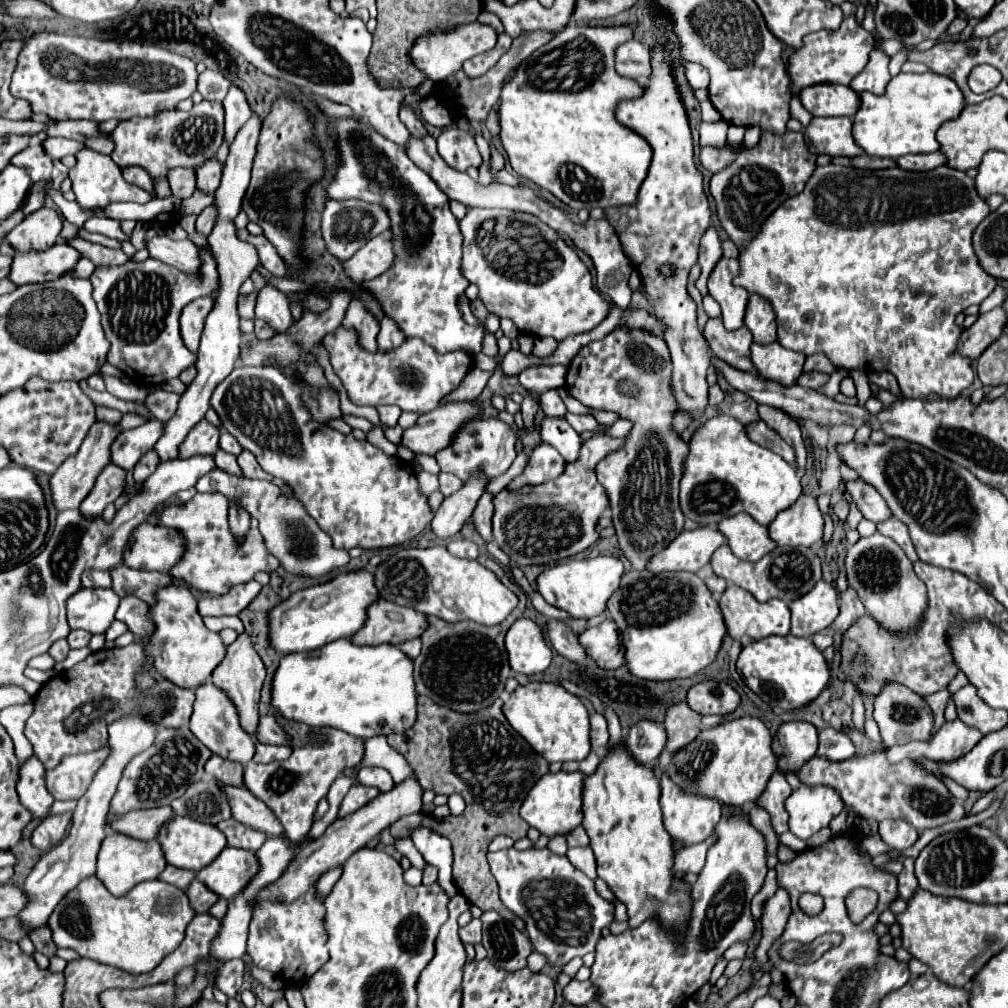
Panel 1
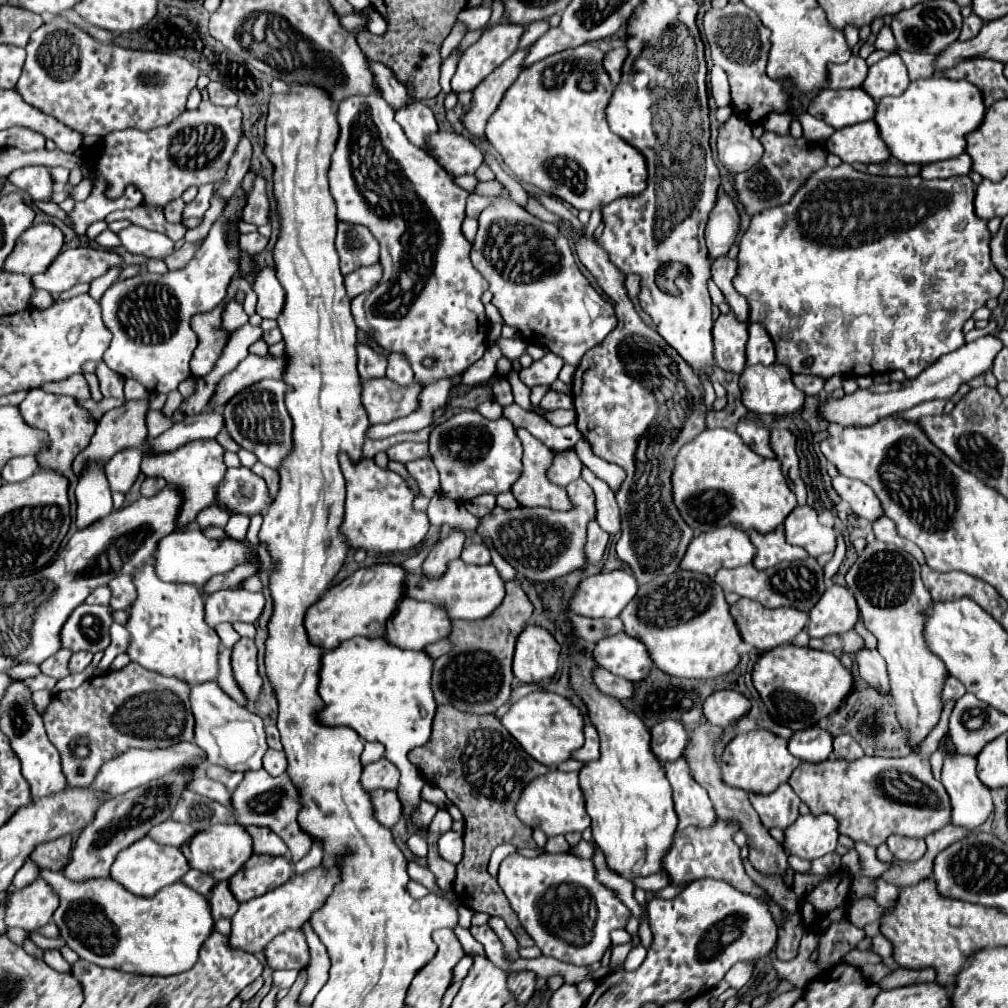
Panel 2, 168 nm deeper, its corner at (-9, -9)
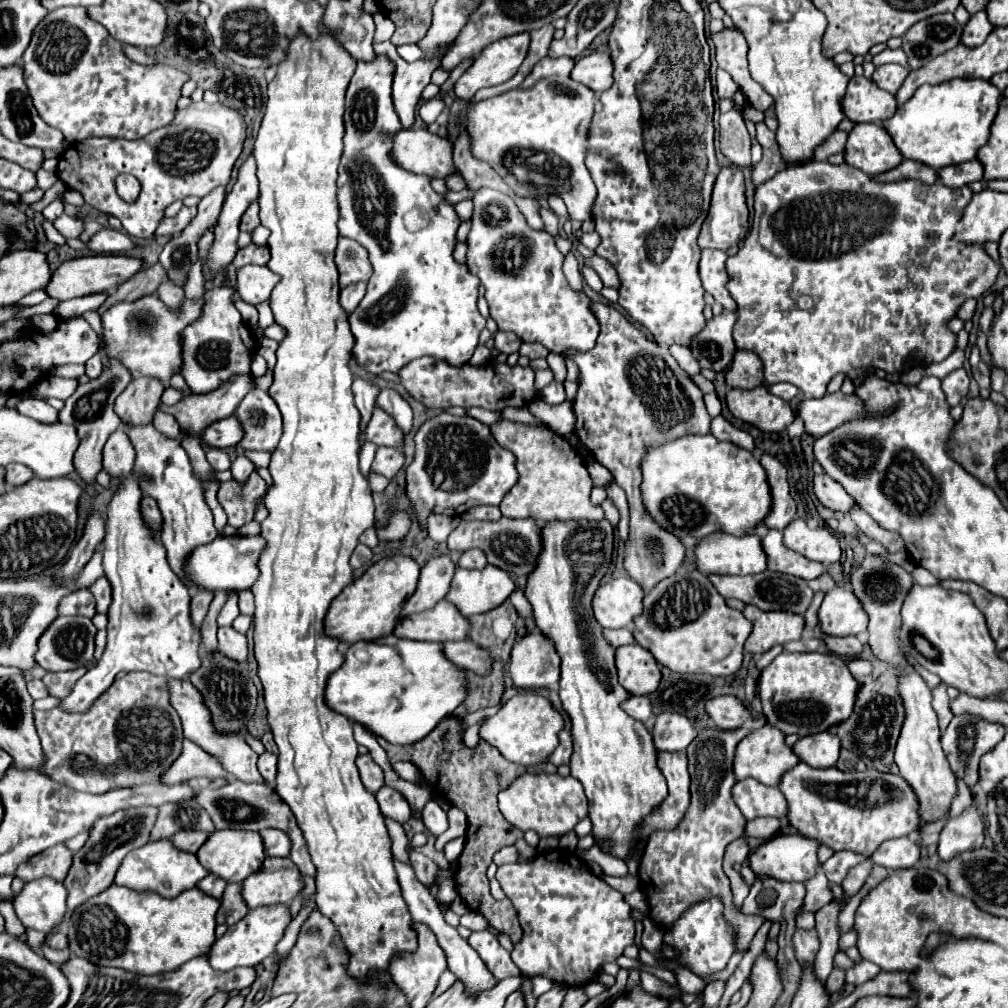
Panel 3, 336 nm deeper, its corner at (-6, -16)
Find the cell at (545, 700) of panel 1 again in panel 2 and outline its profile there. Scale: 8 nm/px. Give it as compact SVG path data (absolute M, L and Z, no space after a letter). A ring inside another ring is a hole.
M533 691L519 699L515 705L509 707L509 711L501 717L503 727L515 737L521 745L521 749L535 757L535 761L543 765L559 765L561 761L567 761L575 749L583 745L583 717L579 709L565 697L549 691Z

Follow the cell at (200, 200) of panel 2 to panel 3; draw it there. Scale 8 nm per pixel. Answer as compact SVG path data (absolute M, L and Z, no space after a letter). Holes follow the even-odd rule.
M184 206L174 218L164 218L156 230L156 236L176 236L180 234L196 216L196 206Z

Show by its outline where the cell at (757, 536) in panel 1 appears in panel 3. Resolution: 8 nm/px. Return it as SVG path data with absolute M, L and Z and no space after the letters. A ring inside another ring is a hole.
M770 528L768 534L762 538L762 548L768 558L768 570L772 572L784 572L784 574L800 576L804 580L812 580L824 572L824 564L806 560L804 556L786 548L780 530Z

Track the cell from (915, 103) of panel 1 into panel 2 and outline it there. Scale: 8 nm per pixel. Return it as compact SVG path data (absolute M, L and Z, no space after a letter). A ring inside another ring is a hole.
M947 77L919 79L899 97L883 97L879 101L883 113L877 111L875 121L879 125L883 141L889 145L891 155L903 163L923 165L921 175L925 179L947 179L955 175L969 175L973 161L965 151L965 137L975 131L985 117L983 93L969 81L953 81ZM963 153L963 155L961 155ZM955 157L955 159L951 159ZM947 159L947 161L943 161ZM933 163L935 165L927 165Z

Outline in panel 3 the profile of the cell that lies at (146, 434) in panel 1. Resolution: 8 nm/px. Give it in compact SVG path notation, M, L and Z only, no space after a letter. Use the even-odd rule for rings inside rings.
M228 416L224 420L218 420L216 424L210 424L200 434L200 442L212 448L230 448L240 442L240 424L236 424L236 416Z

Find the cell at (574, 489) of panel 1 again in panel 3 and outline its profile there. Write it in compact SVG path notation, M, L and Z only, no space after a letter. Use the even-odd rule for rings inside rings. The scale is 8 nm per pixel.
M500 518L498 522L490 520L460 520L460 524L448 536L448 548L466 552L470 548L480 548L488 562L504 568L504 572L514 576L530 576L536 568L538 556L542 552L542 526L534 518Z

